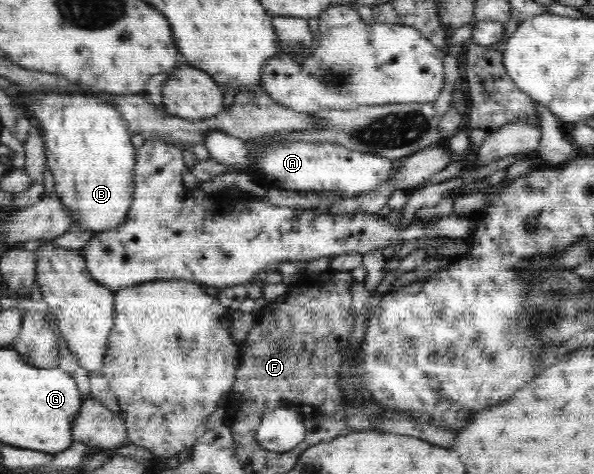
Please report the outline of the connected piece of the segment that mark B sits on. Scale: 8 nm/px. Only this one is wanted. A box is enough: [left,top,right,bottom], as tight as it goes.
[27,94,136,235]

